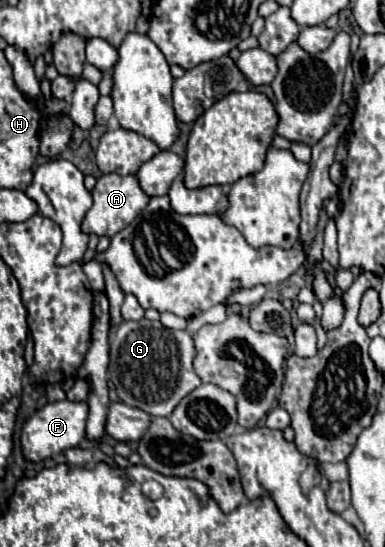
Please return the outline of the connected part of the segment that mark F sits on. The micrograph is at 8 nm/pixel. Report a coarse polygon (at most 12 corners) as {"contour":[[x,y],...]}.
{"contour":[[48,402],[24,422],[24,458],[50,458],[86,436],[86,402]]}

